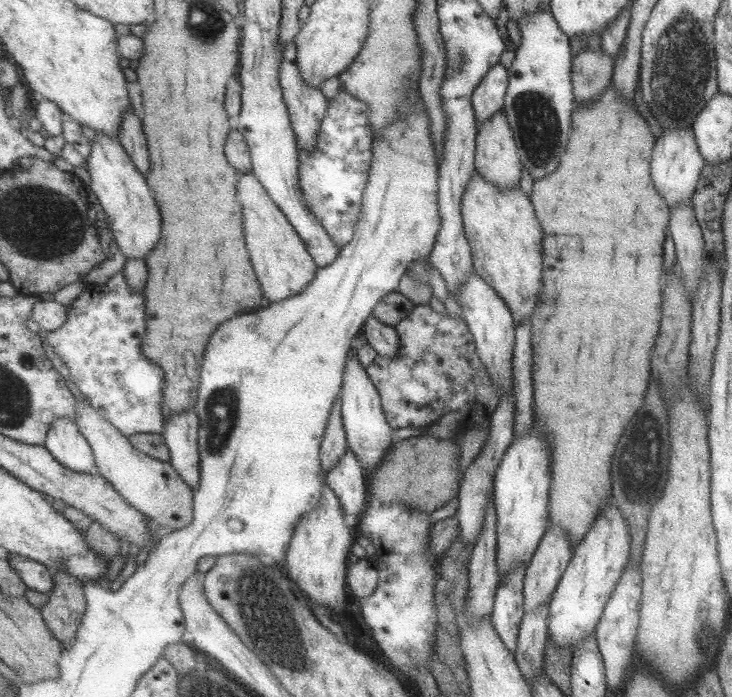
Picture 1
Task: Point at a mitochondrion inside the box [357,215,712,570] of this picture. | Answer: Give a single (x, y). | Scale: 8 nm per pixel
(645, 464)

